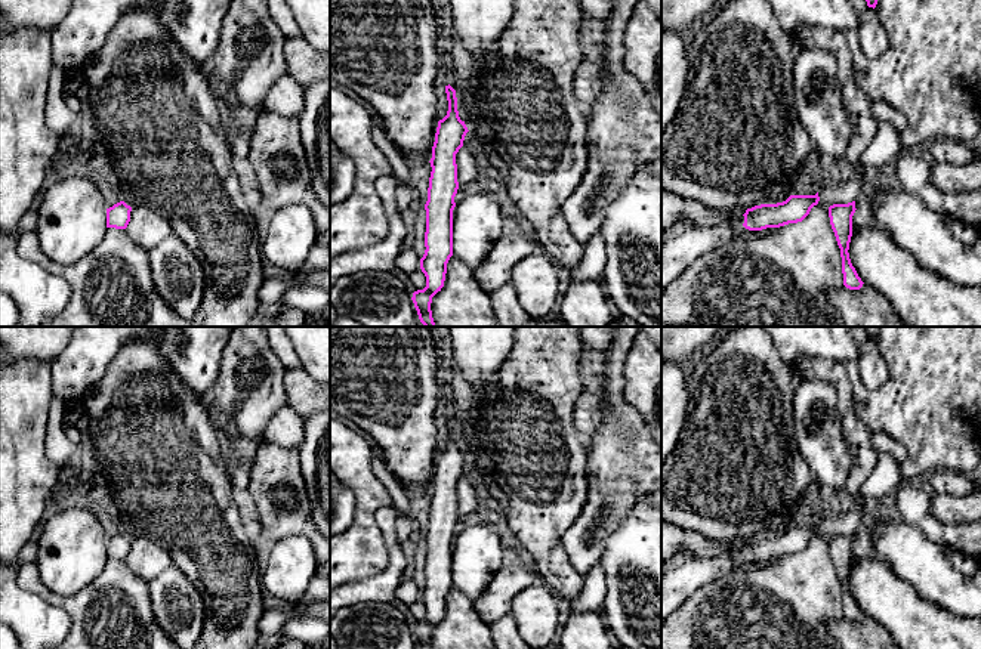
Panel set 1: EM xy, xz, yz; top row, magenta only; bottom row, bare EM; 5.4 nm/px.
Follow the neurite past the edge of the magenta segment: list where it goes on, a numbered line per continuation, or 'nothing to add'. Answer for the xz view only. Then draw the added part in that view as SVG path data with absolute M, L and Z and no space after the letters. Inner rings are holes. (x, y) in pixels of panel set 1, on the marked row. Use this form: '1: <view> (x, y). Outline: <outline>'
nothing to add

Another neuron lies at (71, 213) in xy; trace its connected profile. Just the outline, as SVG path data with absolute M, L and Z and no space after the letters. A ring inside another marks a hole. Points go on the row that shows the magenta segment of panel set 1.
M70 176L46 188L36 204L36 235L55 263L74 265L95 250L107 234L107 204L87 177Z

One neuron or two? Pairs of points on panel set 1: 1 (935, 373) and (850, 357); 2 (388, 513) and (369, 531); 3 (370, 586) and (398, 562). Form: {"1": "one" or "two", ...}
{"1": "two", "2": "two", "3": "one"}

